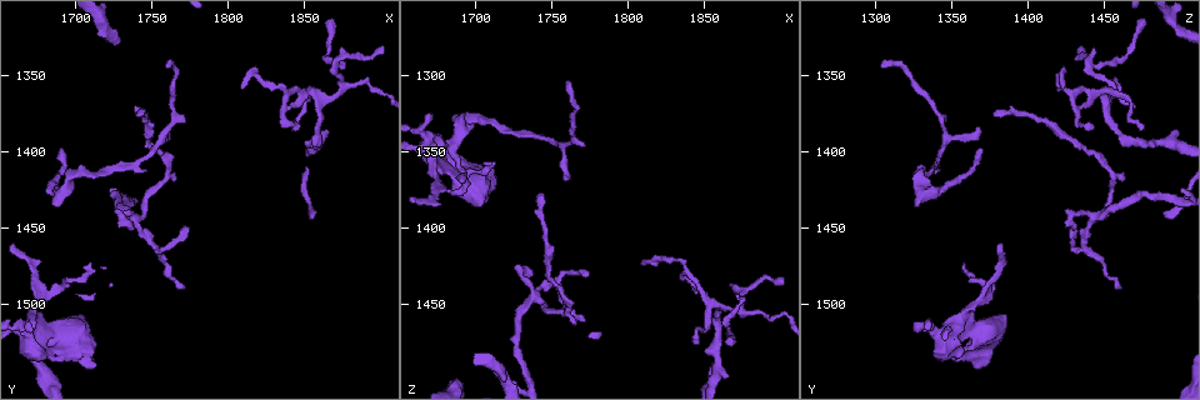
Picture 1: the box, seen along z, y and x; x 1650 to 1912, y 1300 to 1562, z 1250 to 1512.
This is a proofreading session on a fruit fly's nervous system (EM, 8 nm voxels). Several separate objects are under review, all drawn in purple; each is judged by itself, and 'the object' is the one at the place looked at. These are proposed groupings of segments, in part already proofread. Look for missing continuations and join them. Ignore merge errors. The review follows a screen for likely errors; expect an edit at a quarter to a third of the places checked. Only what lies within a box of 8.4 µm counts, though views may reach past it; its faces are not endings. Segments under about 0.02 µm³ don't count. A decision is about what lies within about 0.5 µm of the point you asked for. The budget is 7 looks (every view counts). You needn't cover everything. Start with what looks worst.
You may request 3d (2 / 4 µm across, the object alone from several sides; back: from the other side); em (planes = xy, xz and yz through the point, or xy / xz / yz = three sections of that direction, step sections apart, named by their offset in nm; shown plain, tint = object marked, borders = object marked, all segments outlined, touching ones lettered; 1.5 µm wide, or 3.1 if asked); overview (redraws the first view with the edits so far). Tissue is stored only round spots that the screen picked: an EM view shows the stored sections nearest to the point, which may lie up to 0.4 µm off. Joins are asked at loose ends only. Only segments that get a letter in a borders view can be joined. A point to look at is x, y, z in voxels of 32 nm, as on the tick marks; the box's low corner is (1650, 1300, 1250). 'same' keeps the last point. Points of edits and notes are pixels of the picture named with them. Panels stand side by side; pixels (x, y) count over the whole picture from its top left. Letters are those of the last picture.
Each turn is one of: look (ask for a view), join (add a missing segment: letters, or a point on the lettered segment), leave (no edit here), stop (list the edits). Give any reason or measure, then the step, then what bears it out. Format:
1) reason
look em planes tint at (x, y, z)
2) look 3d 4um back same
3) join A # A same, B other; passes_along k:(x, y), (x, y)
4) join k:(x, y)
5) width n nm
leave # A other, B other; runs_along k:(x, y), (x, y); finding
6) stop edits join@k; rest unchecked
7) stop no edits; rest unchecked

branch stops here
look 3d 2um at (1710, 1542, 1368)

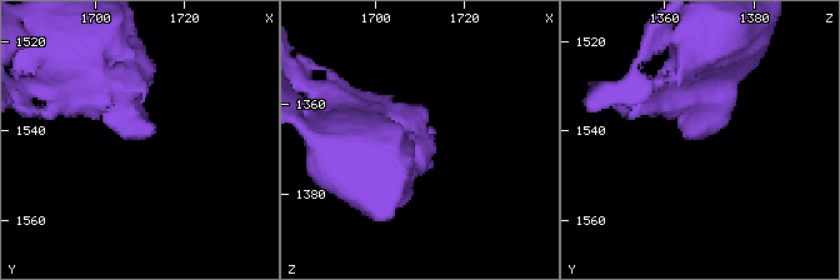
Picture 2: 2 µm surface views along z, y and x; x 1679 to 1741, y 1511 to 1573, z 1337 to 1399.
look em xy step 4 borders at (1713, 1541, 1369)

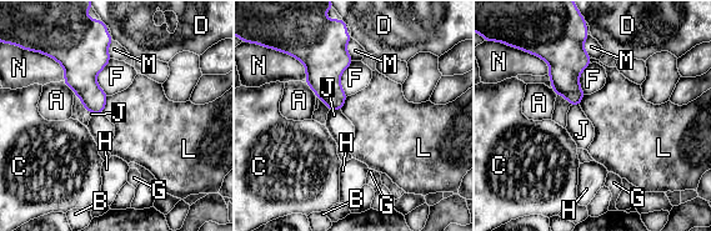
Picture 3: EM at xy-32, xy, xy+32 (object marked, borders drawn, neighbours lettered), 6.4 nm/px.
look em planes borders same

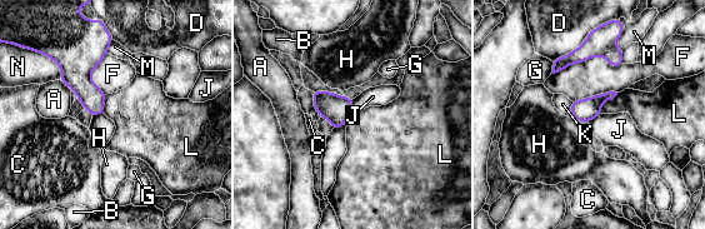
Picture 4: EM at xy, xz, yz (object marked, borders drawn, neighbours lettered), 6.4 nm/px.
leave # A other, B other, C other, D other, F other, G other, H other, J other, K other, L other, M other, N other; border 4:(353, 99), (353, 111), (333, 129); no lettered segment goes on from it

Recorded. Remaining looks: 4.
tapers out
look em xz step 4 borders at (1690, 1400, 1368)

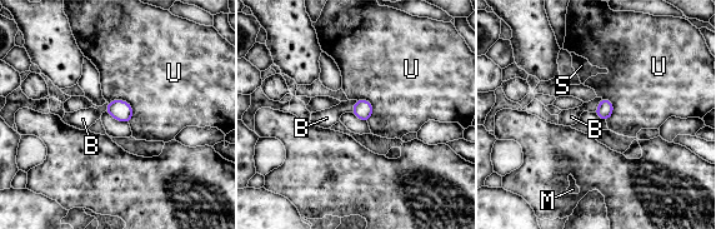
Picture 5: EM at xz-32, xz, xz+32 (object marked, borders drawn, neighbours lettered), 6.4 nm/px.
cut it another way
look em yz step 8 borders same

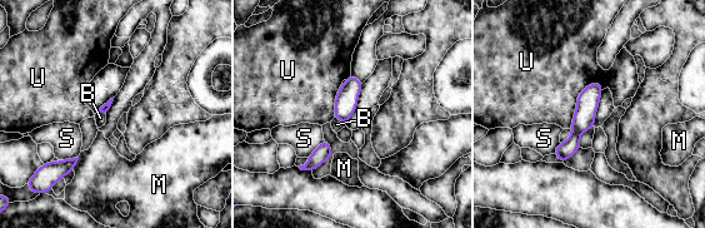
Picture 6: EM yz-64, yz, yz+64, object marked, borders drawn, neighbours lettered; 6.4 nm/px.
leave # B other, M other, S other, U other; runs_along 6:(596, 87), (563, 157); none of them fits

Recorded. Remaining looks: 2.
thin end
look em planes tint at (1706, 1474, 1358)

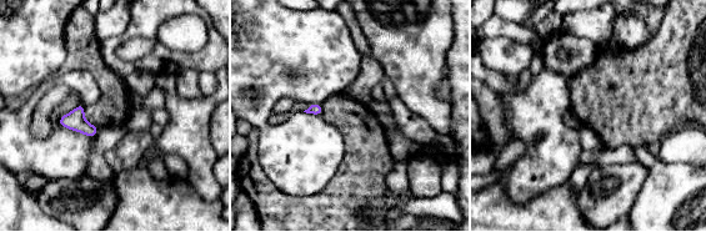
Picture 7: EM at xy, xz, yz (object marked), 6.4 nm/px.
look em planes borders same

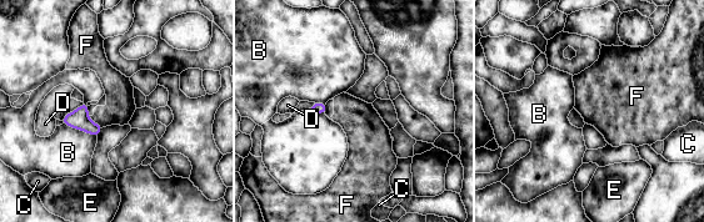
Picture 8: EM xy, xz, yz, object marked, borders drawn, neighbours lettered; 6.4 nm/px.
width 70 nm
leave # B other, C other, D other, E other, F other; border 8:(64, 122), (96, 136); no lettered segment goes on from it

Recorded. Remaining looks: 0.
stop no edits; rest unchecked

